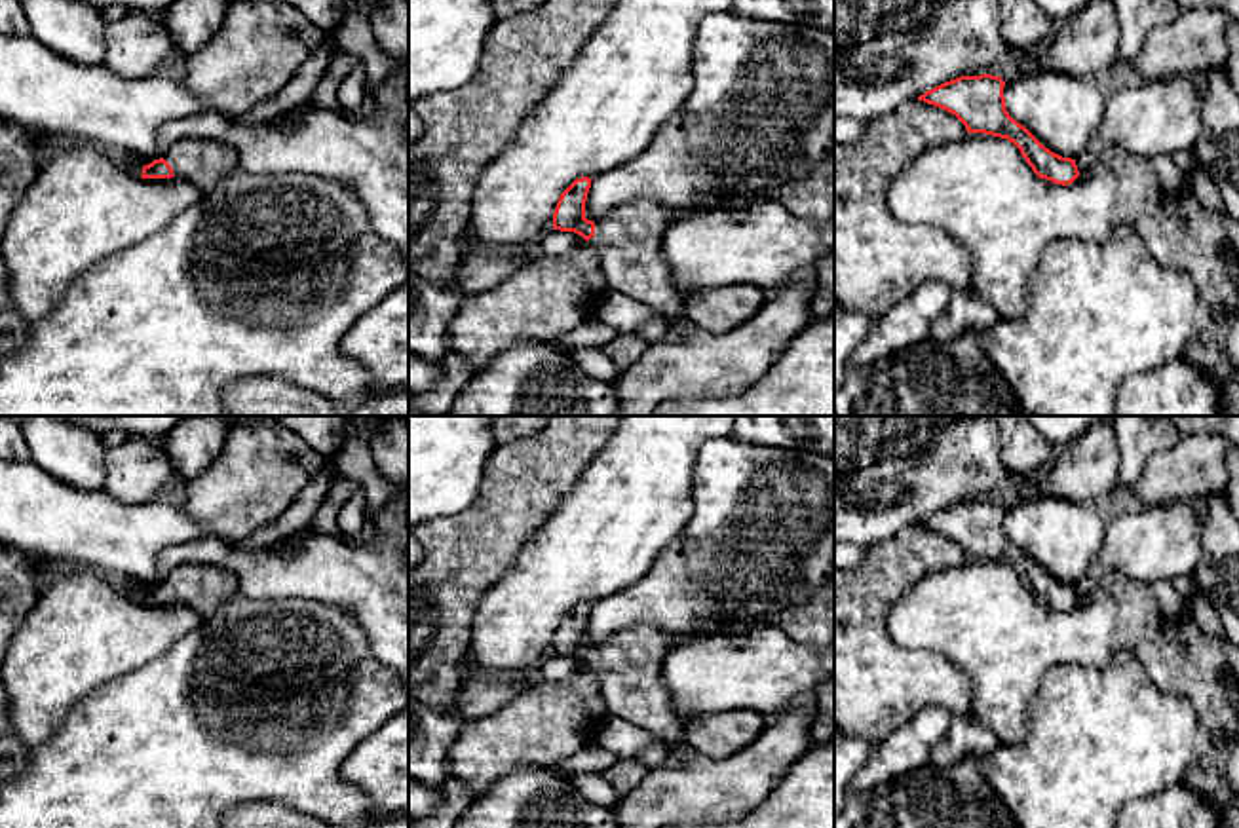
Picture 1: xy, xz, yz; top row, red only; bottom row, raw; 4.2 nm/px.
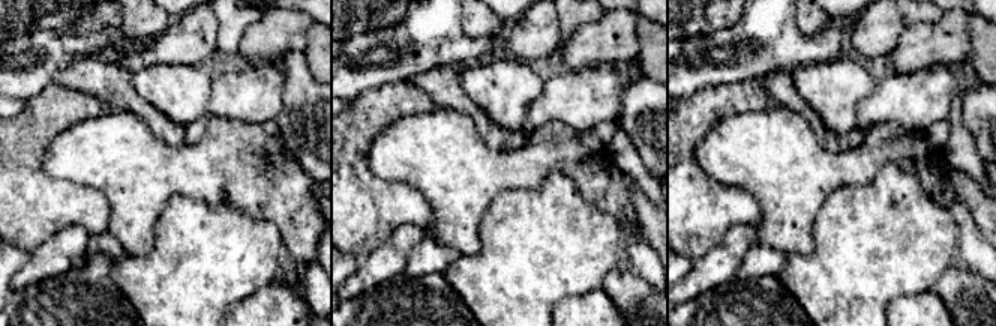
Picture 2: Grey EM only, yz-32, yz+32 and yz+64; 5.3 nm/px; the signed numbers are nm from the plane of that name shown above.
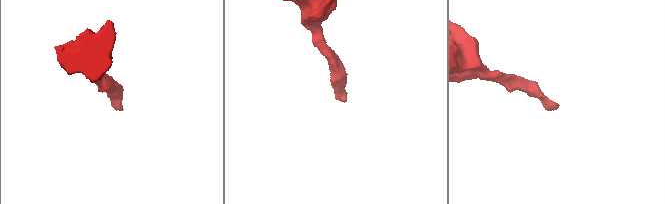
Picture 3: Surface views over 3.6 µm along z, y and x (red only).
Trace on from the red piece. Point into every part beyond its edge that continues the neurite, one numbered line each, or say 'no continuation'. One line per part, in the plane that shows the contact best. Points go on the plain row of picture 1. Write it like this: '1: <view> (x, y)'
1: xy (202, 587)

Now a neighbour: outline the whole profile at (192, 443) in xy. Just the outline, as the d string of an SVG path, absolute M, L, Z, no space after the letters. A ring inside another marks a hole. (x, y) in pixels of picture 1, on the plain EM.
M186 416L163 439L175 475L184 482L203 473L220 452L230 425L220 416Z

